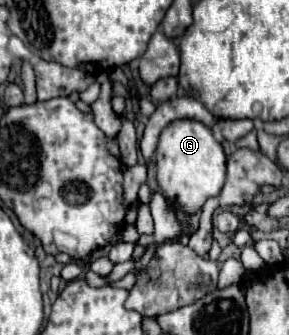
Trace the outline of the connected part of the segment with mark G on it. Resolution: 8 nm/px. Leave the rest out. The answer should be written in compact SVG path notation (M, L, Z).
M177 120L161 132L155 150L155 164L157 184L163 196L171 202L177 202L187 216L193 216L207 198L217 196L221 192L221 186L225 184L225 152L221 144L213 138L213 132L197 120Z

